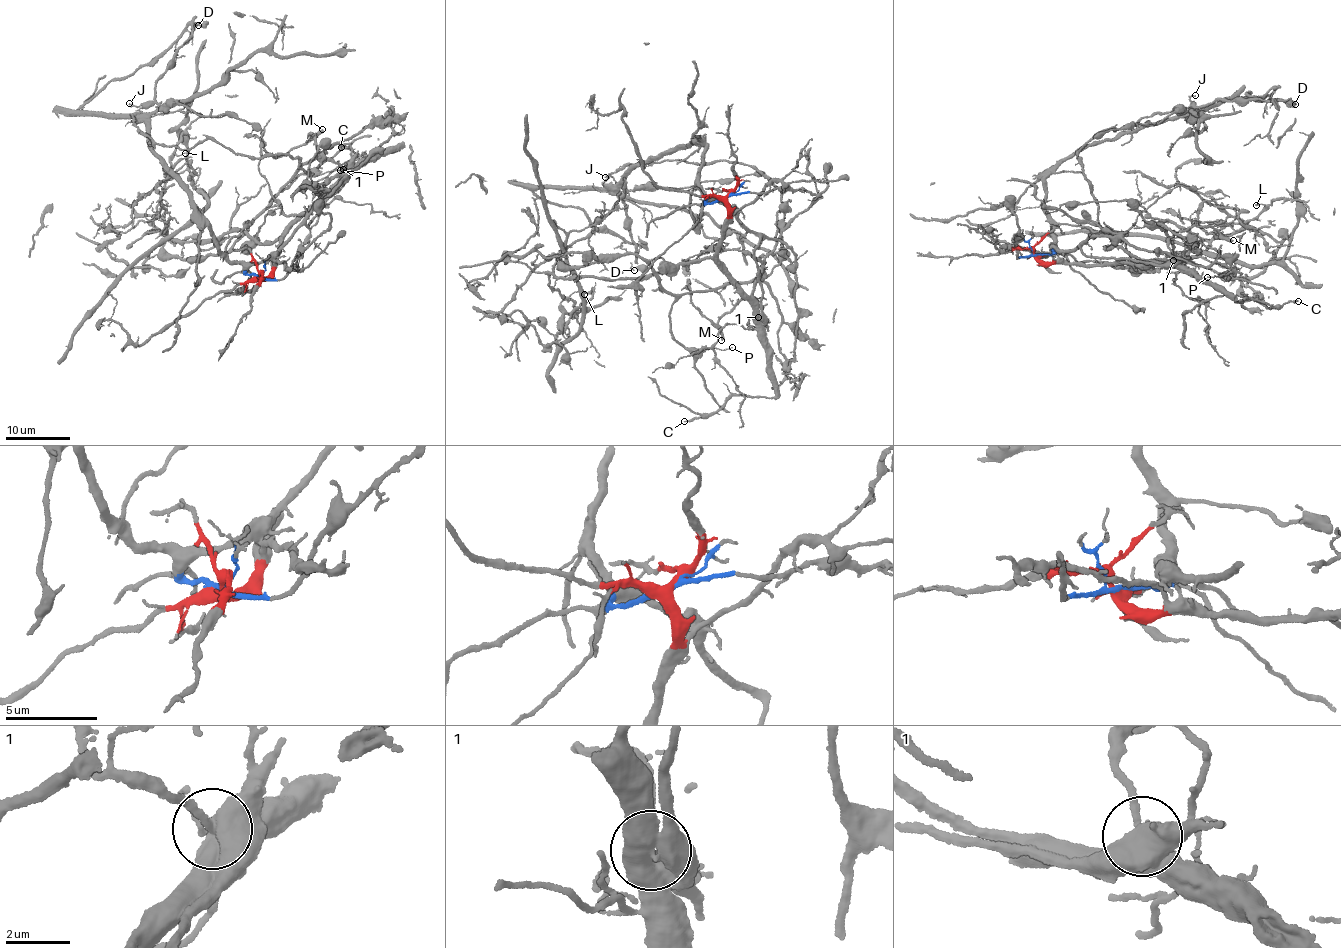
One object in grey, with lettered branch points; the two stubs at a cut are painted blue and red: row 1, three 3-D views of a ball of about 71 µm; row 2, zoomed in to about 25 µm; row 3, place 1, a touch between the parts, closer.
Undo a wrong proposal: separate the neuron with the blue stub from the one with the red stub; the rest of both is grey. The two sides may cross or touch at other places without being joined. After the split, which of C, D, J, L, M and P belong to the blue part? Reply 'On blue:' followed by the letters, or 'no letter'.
On blue: no letter

